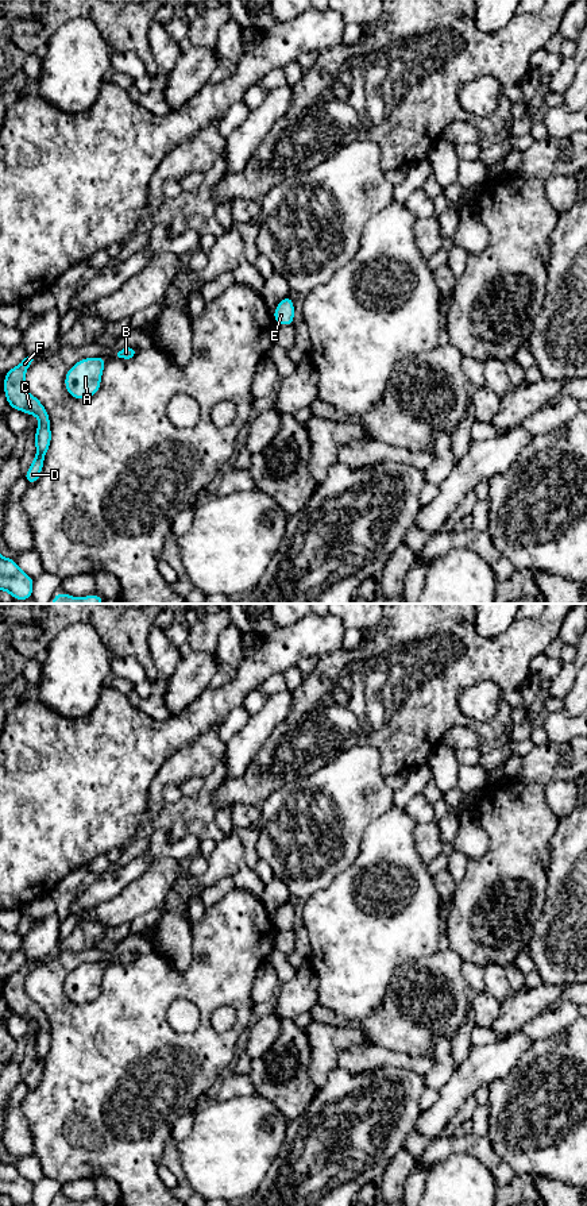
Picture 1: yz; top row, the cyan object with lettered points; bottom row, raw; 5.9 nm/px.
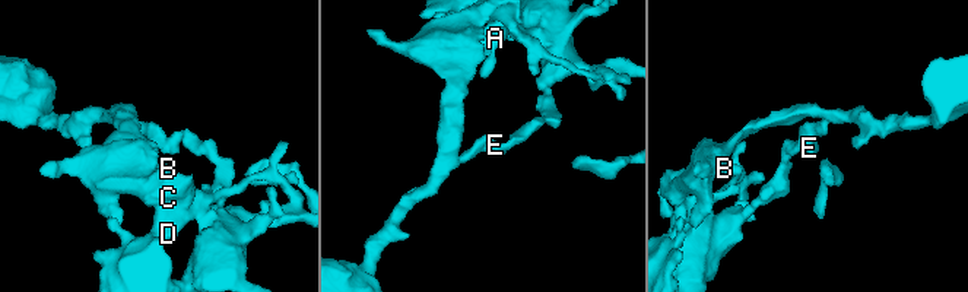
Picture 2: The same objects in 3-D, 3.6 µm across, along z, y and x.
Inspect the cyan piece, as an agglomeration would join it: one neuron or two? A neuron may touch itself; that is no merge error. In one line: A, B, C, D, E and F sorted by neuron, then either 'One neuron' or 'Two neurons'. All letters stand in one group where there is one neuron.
Groups: A B D E / C F. Two neurons

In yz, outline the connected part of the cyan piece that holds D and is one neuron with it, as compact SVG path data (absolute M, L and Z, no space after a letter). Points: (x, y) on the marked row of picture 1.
M39 424L35 429L35 448L36 455L28 467L27 473L23 478L28 482L28 485L36 483L43 470L45 455L50 448L51 443L51 429L50 425Z

